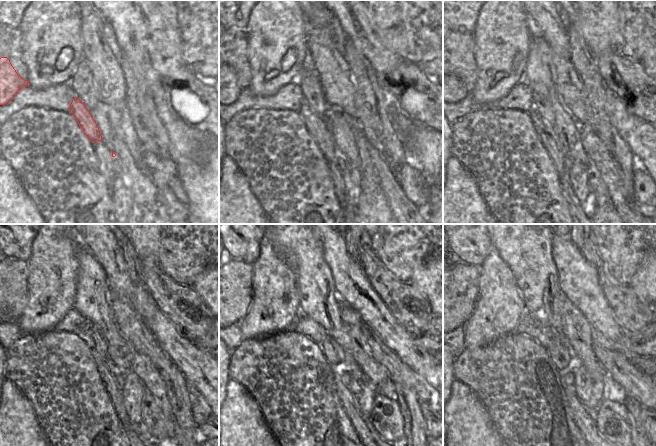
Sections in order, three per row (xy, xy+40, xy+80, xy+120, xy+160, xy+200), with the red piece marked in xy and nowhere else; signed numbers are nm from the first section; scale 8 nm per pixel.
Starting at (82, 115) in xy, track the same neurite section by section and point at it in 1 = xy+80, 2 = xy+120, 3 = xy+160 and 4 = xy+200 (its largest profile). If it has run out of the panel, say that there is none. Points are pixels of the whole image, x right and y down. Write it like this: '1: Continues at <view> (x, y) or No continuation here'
1: Continues at xy+80 (546, 132)
2: Continues at xy+120 (101, 362)
3: Continues at xy+160 (361, 423)
4: Continues at xy+200 (585, 421)

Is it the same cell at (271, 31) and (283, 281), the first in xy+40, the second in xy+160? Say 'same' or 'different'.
same

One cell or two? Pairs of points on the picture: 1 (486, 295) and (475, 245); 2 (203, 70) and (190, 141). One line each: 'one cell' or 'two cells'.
1: two cells
2: two cells

